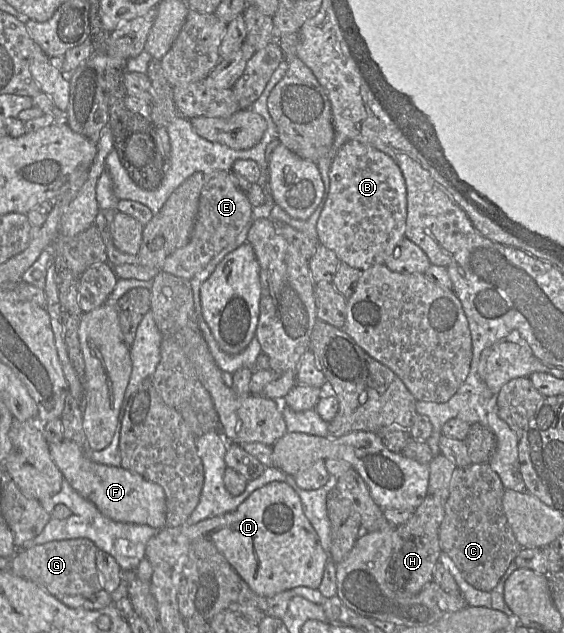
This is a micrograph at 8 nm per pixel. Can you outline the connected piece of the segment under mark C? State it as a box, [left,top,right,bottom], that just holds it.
[439,463,522,592]

